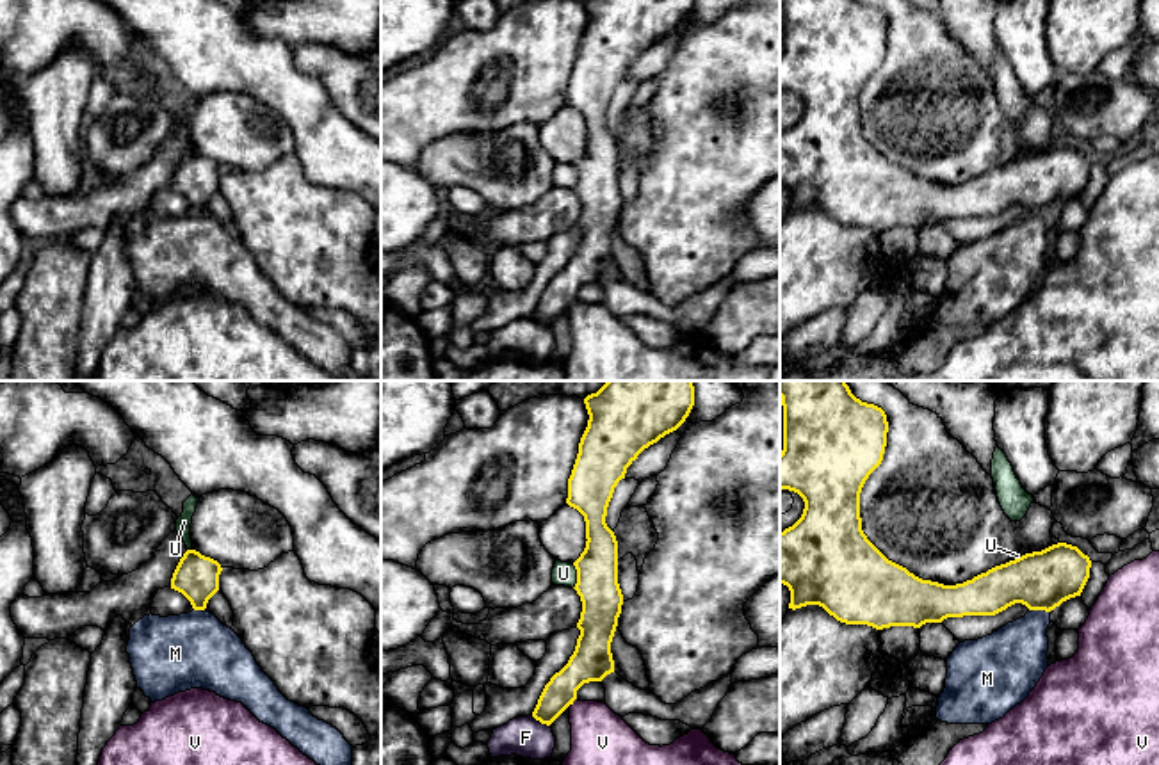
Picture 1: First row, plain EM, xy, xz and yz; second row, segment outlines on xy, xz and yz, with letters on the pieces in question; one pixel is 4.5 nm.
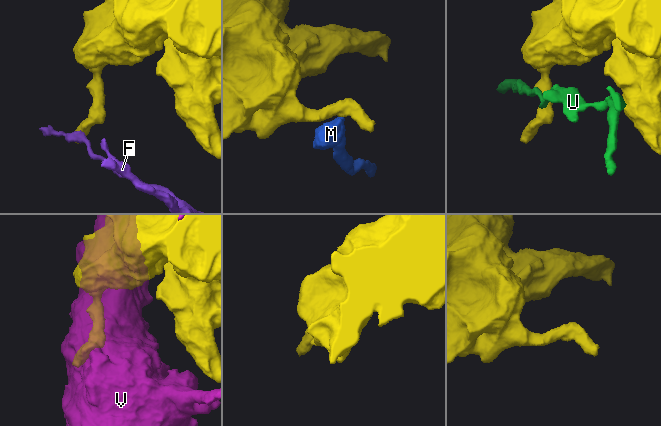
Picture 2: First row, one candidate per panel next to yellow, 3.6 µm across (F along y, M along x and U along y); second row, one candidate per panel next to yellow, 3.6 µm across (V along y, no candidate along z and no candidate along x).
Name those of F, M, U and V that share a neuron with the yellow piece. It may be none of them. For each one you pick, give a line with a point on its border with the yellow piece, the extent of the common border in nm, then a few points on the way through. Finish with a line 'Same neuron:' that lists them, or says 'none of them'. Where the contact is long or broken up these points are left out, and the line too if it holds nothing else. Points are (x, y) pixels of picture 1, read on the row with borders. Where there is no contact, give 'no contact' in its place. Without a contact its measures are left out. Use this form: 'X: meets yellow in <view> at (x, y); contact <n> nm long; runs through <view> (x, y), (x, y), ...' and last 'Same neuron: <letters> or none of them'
Same neuron: none of them

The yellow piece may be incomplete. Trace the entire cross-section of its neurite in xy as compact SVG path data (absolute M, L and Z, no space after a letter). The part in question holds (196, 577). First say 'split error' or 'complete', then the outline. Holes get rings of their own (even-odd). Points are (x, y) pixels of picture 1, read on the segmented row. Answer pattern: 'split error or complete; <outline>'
complete; M187 550L173 573L171 589L182 592L194 610L205 610L208 600L219 591L221 571L217 560Z

